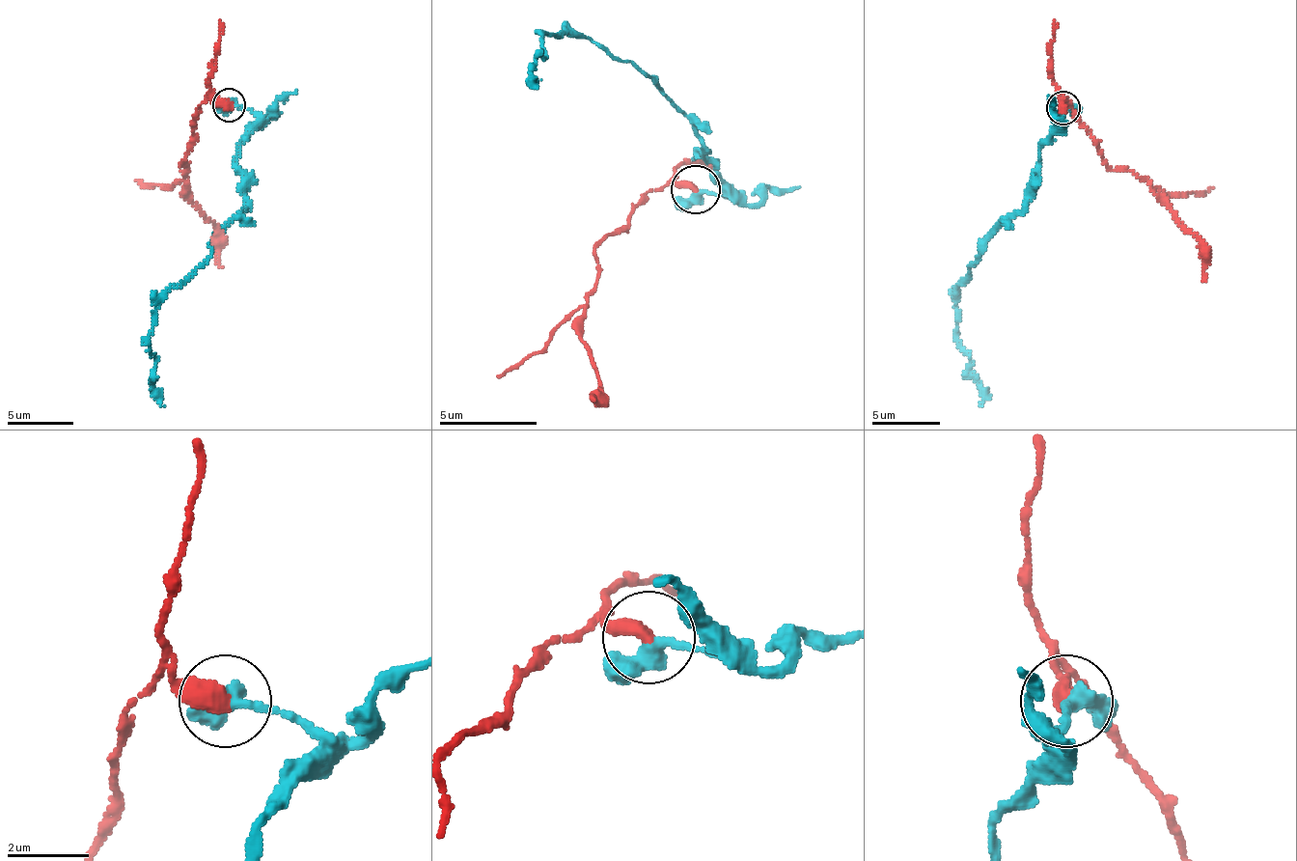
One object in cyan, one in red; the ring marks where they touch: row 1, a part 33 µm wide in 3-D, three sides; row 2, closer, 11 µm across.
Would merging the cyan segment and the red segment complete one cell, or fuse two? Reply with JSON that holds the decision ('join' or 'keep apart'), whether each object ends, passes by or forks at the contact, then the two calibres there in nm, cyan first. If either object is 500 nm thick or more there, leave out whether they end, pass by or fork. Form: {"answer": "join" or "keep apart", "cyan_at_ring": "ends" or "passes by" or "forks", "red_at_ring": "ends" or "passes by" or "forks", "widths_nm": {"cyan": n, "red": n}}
{"answer": "keep apart", "cyan_at_ring": "passes by", "red_at_ring": "ends", "widths_nm": {"cyan": 400, "red": 480}}

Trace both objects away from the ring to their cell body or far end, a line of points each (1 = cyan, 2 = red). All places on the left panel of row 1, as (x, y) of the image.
1: (232, 106), (248, 109), (258, 120), (257, 129), (237, 147), (247, 208), (159, 305), (150, 347), (160, 406)
2: (228, 106), (202, 102), (180, 166), (187, 165), (188, 199), (214, 231), (222, 266)

